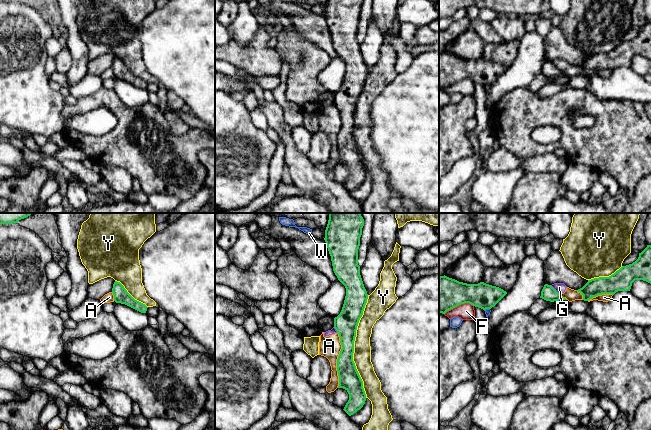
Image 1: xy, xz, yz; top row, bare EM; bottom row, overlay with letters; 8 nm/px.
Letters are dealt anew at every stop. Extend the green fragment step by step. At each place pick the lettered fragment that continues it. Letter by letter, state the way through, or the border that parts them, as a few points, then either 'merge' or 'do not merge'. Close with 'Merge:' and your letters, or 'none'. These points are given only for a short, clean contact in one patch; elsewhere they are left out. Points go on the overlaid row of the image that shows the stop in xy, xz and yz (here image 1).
A: border xz (337, 332), (341, 345), (337, 359), (338, 387); do not merge
F: do not merge
G: border yz (550, 285), (558, 293); do not merge
W: do not merge
Y: do not merge
Merge: none

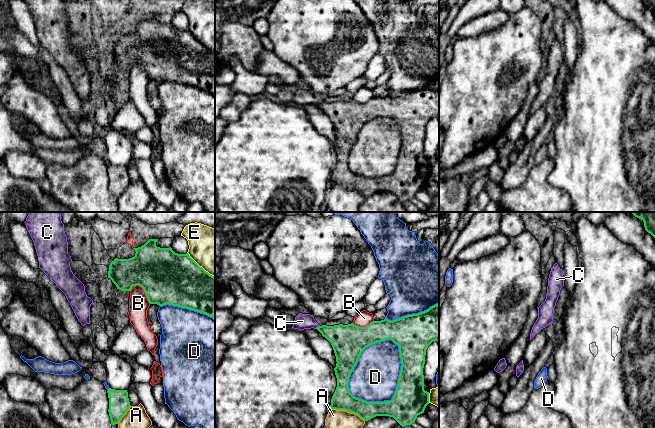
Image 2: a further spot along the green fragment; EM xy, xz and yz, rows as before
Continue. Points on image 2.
A: do not merge
B: do not merge
C: way xz (345, 339), (317, 327), (307, 321), (302, 321); merge
D: do not merge
E: do not merge
Merge: C

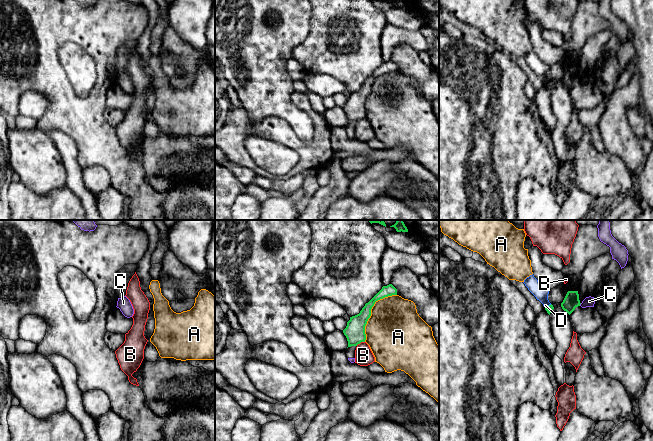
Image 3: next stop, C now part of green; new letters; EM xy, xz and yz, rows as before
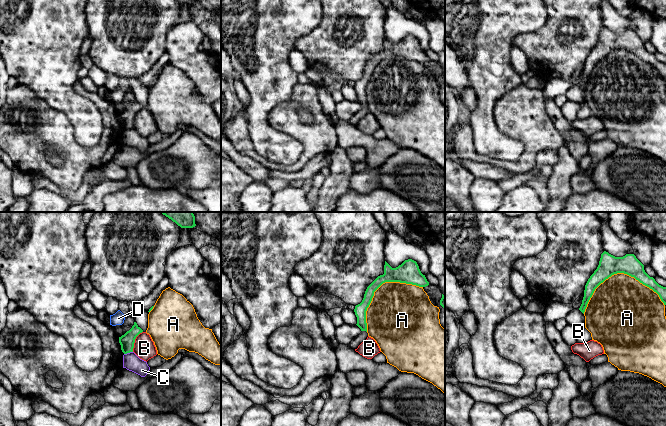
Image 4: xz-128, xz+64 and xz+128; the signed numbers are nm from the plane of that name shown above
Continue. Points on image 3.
A: do not merge
B: do not merge
C: border yz (581, 303), (579, 305); do not merge
D: do not merge
Merge: none

